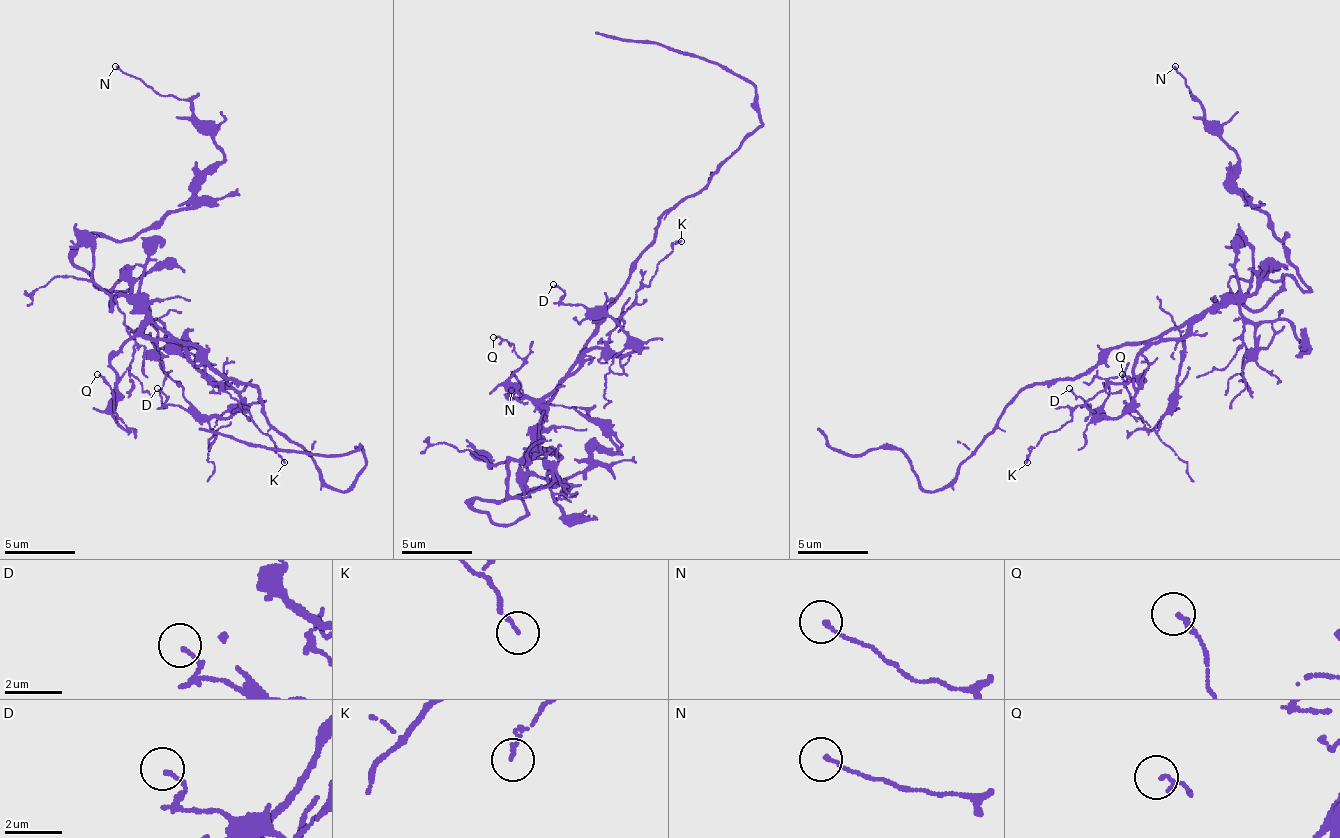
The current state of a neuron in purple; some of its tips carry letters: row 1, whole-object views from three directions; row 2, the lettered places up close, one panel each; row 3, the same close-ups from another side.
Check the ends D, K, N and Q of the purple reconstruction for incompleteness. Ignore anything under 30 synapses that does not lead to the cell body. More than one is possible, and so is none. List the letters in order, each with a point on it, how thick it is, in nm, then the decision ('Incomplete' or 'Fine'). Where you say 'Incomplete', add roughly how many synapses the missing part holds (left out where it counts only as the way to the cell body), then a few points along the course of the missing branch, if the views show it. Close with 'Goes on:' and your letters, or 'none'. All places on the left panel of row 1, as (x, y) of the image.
D: Place: (157, 388). Thickness 110 nm. Fine
K: Place: (284, 462). Thickness 100 nm. Fine
N: Place: (115, 66). Thickness 120 nm. Fine
Q: Place: (97, 374). Thickness 130 nm. Fine
Goes on: none

